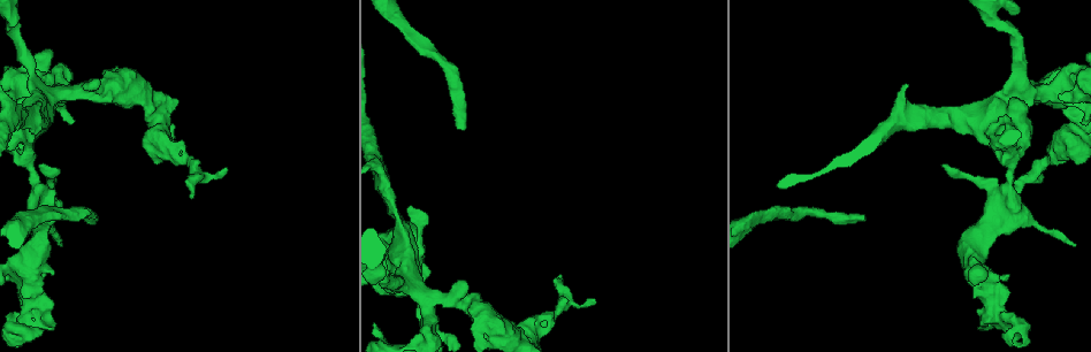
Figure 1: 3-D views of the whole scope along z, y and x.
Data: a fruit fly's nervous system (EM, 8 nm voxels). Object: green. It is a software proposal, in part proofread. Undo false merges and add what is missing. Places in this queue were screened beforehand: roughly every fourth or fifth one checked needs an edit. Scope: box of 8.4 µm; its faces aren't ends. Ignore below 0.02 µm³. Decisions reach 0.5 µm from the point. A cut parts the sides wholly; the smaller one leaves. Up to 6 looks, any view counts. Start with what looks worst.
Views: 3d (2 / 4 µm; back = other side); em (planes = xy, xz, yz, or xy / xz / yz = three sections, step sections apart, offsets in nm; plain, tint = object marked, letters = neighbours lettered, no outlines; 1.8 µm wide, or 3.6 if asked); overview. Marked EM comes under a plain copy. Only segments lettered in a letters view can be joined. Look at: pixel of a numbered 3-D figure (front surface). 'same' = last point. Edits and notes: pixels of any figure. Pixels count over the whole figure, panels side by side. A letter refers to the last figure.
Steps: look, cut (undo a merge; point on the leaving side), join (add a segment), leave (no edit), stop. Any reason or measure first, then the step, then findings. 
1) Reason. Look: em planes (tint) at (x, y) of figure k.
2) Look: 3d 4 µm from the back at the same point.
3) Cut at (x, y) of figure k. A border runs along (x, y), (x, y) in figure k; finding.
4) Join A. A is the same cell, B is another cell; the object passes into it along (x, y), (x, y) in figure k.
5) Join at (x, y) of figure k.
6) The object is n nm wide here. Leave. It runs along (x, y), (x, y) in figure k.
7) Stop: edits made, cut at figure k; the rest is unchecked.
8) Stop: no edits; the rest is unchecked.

Four arms meet. Look: em yz step 4 (letters) at (58, 78) of figure 1.

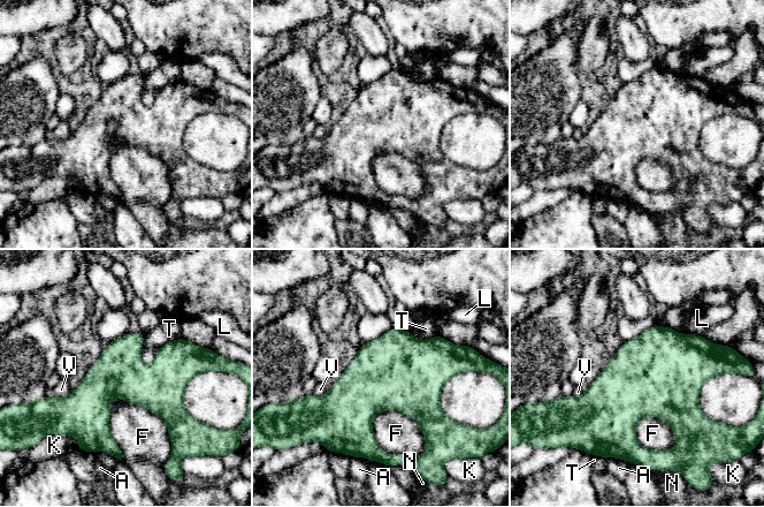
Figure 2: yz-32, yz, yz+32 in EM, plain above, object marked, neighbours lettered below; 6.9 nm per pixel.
Leave. A, F, K, L, N, T and V are other cells; a border runs along (113, 398), (155, 414), (172, 441) in figure 2; one neuron here.

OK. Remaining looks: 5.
A narrow waist. Look: 3d 4 µm from the back at (391, 271) of figure 1.

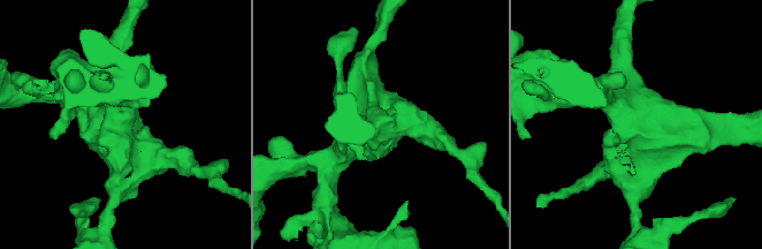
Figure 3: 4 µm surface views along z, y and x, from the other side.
Need the tissue. Look: em 3.6 µm xz step 4 (letters) at (125, 130) of figure 3.

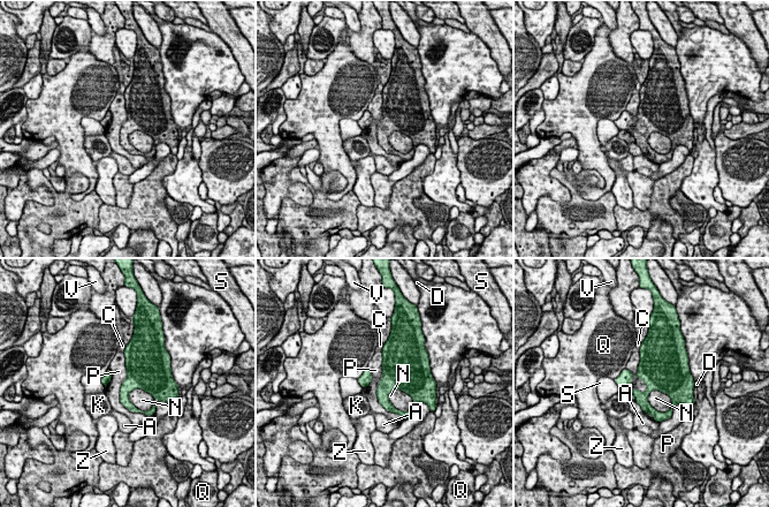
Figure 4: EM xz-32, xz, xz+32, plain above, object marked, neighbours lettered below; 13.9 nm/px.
Leave. A, C, D, K, N, P, Q, S, V and Z are other cells; a border runs along (637, 377), (646, 386), (644, 393) in figure 4; continuous, no second neuron.

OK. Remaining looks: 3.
Look: 3d 2 µm at (43, 198) of figure 1.

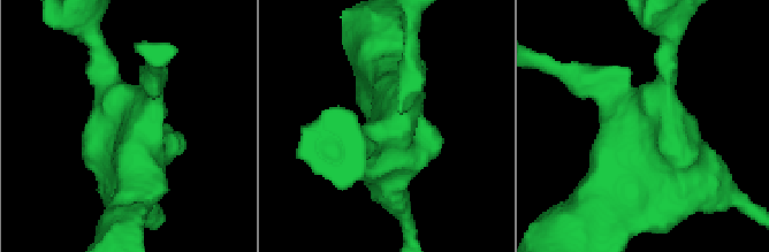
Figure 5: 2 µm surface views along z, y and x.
Need the tissue. Look: em planes (tint) at (392, 136) of figure 5.

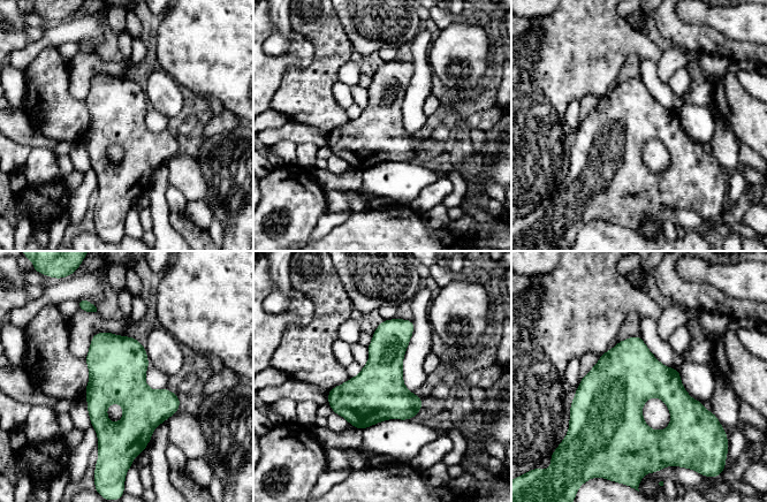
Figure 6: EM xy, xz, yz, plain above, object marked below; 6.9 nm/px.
Look: em planes (letters) at the same point.

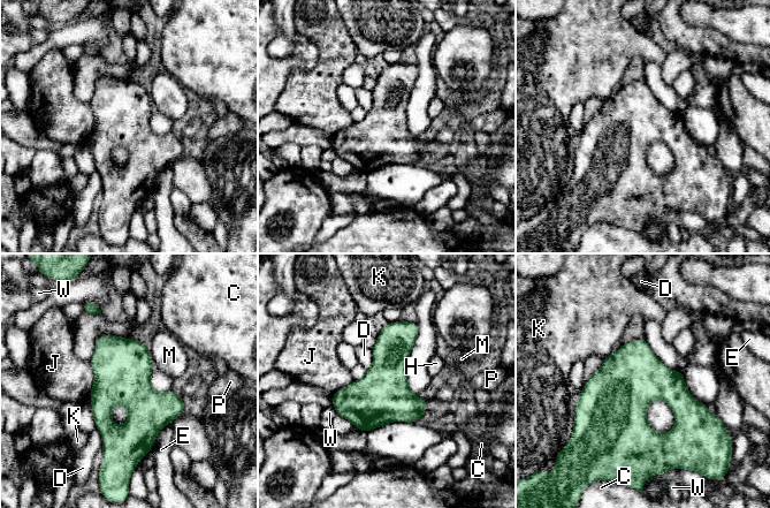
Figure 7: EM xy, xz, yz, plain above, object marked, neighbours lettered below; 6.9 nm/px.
The object is 380 nm wide here. Leave. C, D, E, H, J, K, M, P and W are other cells; a border runs along (96, 427), (101, 438), (103, 448) in figure 7; continuous, no second neuron.

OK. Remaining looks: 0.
Stop: no edits; the rest is unchecked.

